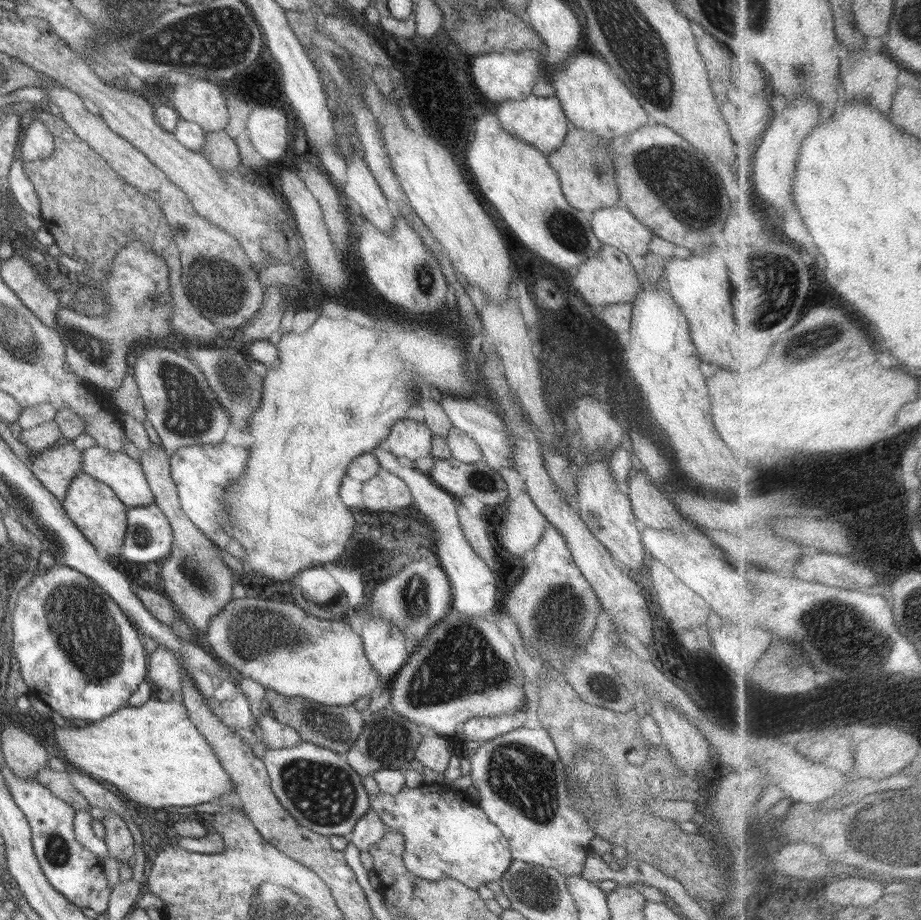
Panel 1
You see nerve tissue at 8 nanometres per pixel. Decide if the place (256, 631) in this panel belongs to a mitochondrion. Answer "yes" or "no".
yes

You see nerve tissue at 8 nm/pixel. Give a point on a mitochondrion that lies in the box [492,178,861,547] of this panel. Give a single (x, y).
(825, 330)

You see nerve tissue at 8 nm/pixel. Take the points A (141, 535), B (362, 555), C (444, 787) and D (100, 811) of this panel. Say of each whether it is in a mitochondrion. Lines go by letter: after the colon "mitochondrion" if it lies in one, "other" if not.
A: mitochondrion
B: other
C: other
D: other

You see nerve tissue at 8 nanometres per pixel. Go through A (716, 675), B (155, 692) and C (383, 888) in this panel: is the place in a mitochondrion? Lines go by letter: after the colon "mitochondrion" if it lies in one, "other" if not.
A: other
B: other
C: other

